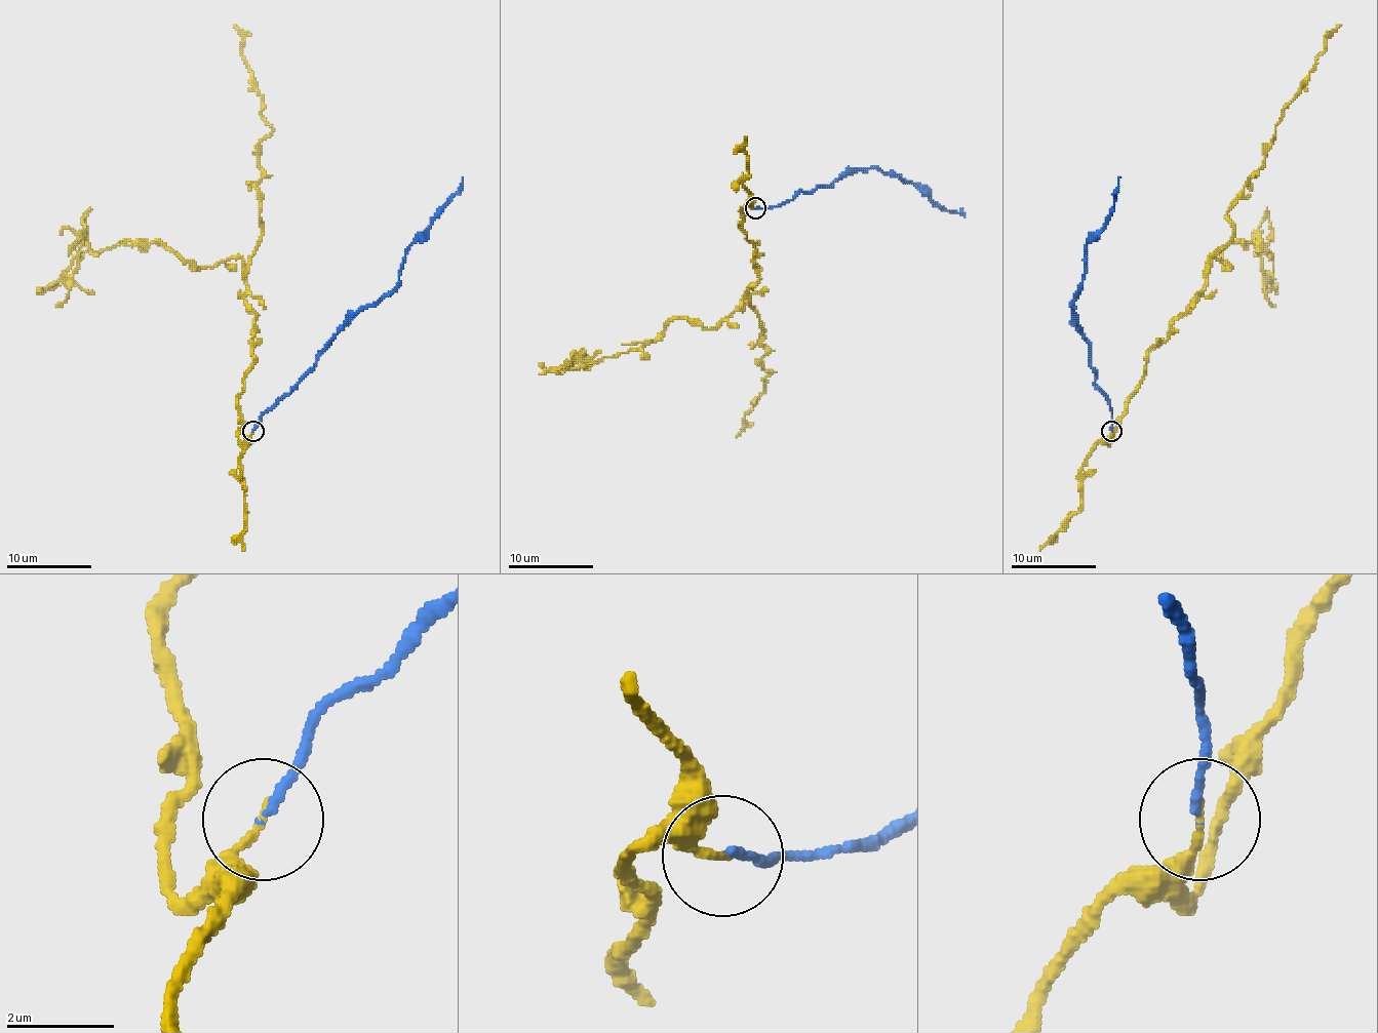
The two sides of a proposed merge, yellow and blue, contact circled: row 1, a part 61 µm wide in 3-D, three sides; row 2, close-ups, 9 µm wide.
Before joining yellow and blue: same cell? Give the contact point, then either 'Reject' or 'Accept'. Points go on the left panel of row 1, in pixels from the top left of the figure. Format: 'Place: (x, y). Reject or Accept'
Place: (253, 431). Reject

